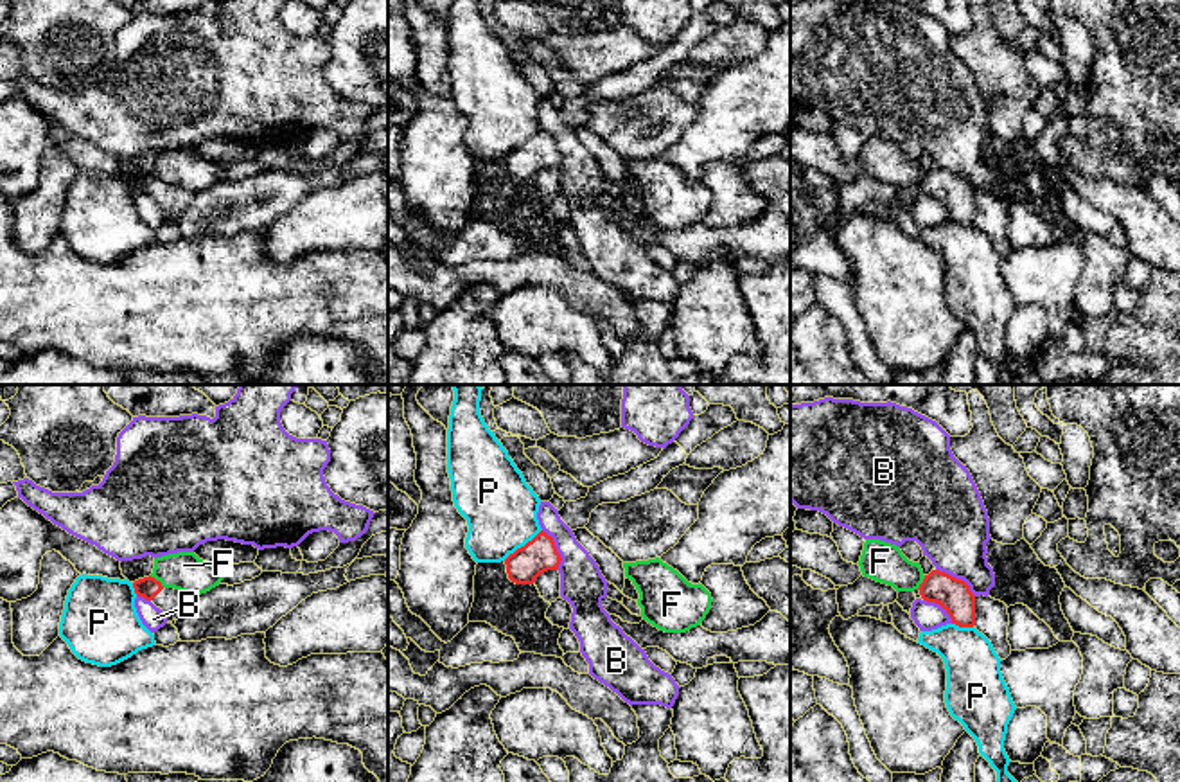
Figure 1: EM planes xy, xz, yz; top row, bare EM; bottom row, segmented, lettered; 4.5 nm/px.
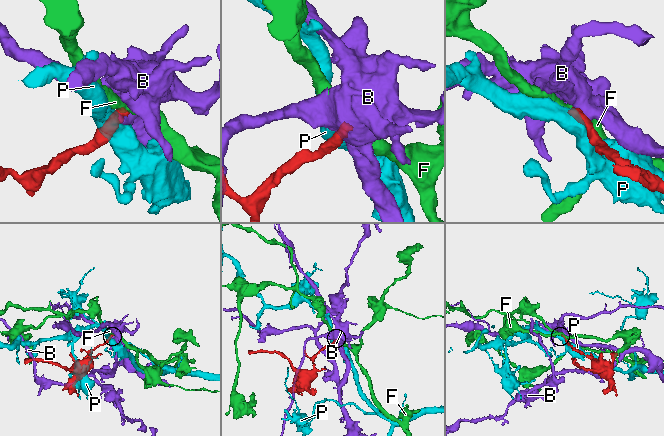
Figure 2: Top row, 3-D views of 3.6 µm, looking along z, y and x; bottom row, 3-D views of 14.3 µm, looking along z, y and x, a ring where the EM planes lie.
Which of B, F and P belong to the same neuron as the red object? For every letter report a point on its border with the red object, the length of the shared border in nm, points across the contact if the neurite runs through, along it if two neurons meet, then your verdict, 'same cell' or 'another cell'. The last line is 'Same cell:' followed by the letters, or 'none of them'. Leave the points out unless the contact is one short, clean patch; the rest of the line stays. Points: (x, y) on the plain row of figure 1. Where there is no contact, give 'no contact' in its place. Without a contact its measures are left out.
B: meets red in yz at (958, 177); contact 220 nm long; border along yz (936, 166), (959, 175), (976, 193); another cell
F: meets red in xy at (155, 177); contact 90 nm long; border along xy (149, 173), (164, 184); another cell
P: meets red in xz at (521, 144); contact 220 nm long; another cell
Same cell: none of them

